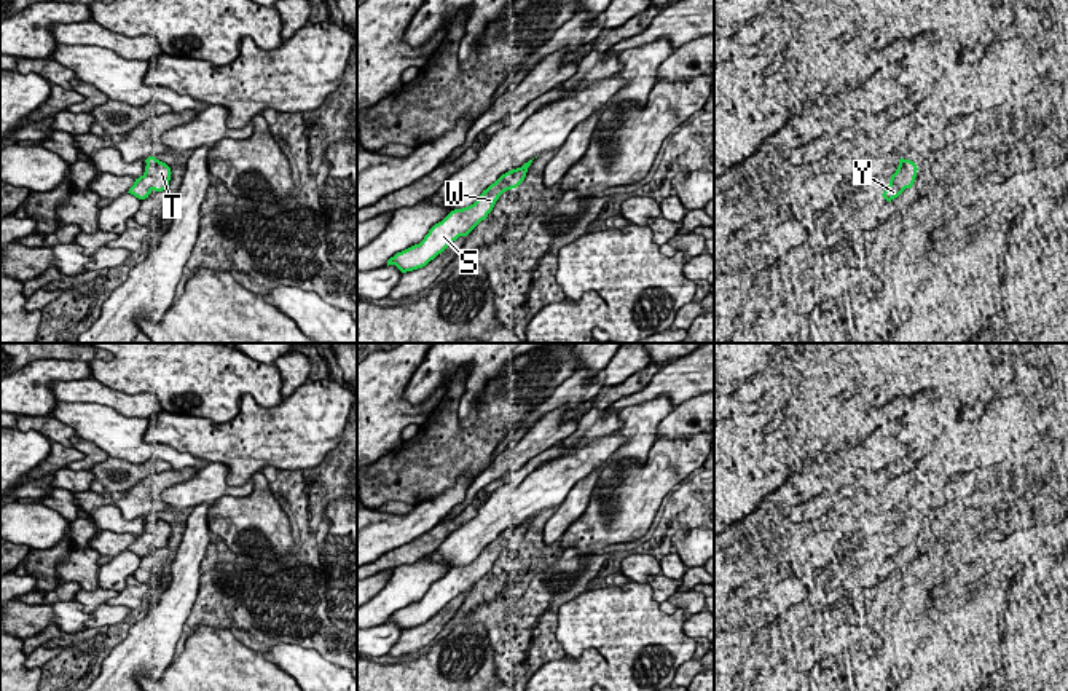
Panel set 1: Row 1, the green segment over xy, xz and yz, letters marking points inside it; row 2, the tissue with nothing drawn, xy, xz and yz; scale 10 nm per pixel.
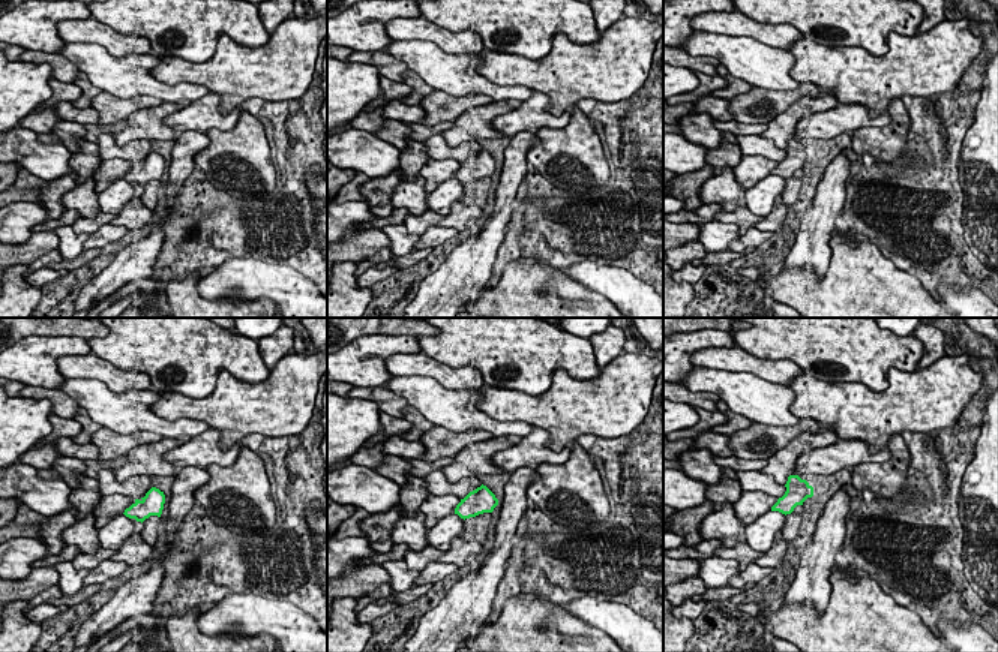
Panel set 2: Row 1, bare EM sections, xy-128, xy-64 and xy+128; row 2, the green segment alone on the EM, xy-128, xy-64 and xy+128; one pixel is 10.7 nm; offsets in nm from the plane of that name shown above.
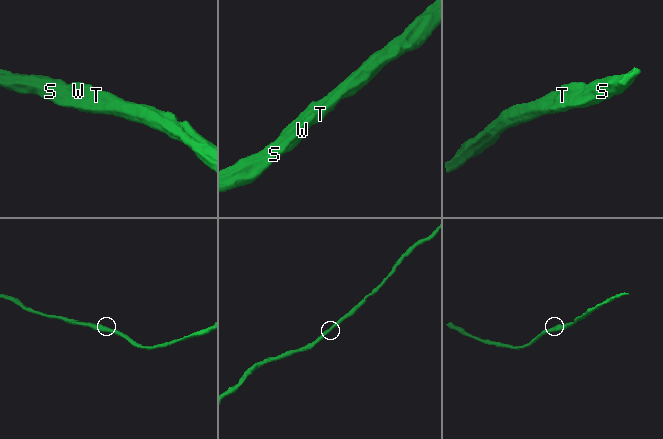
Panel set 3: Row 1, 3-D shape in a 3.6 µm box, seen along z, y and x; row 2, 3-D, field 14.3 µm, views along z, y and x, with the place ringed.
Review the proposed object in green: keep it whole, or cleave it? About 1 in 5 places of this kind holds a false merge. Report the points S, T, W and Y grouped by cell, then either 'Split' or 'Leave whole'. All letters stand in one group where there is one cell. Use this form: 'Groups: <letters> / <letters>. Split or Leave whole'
Groups: S T W Y. Leave whole

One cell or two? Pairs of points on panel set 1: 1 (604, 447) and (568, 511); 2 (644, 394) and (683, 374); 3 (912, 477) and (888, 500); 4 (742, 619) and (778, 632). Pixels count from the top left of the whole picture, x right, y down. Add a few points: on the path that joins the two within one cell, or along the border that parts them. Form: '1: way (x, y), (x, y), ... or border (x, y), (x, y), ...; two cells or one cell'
1: border (616, 449), (582, 477), (563, 501); two cells
2: way (654, 388), (673, 380); one cell
3: way (906, 482), (895, 493); one cell
4: way (751, 619), (769, 632); one cell

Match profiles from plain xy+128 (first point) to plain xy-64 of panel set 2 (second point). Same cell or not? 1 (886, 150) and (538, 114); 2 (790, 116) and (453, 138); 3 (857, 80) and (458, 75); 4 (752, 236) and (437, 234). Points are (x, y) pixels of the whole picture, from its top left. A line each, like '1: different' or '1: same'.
1: different
2: same
3: different
4: same

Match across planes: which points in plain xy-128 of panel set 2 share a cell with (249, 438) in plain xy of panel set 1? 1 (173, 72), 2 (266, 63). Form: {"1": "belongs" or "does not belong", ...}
{"1": "belongs", "2": "belongs"}

